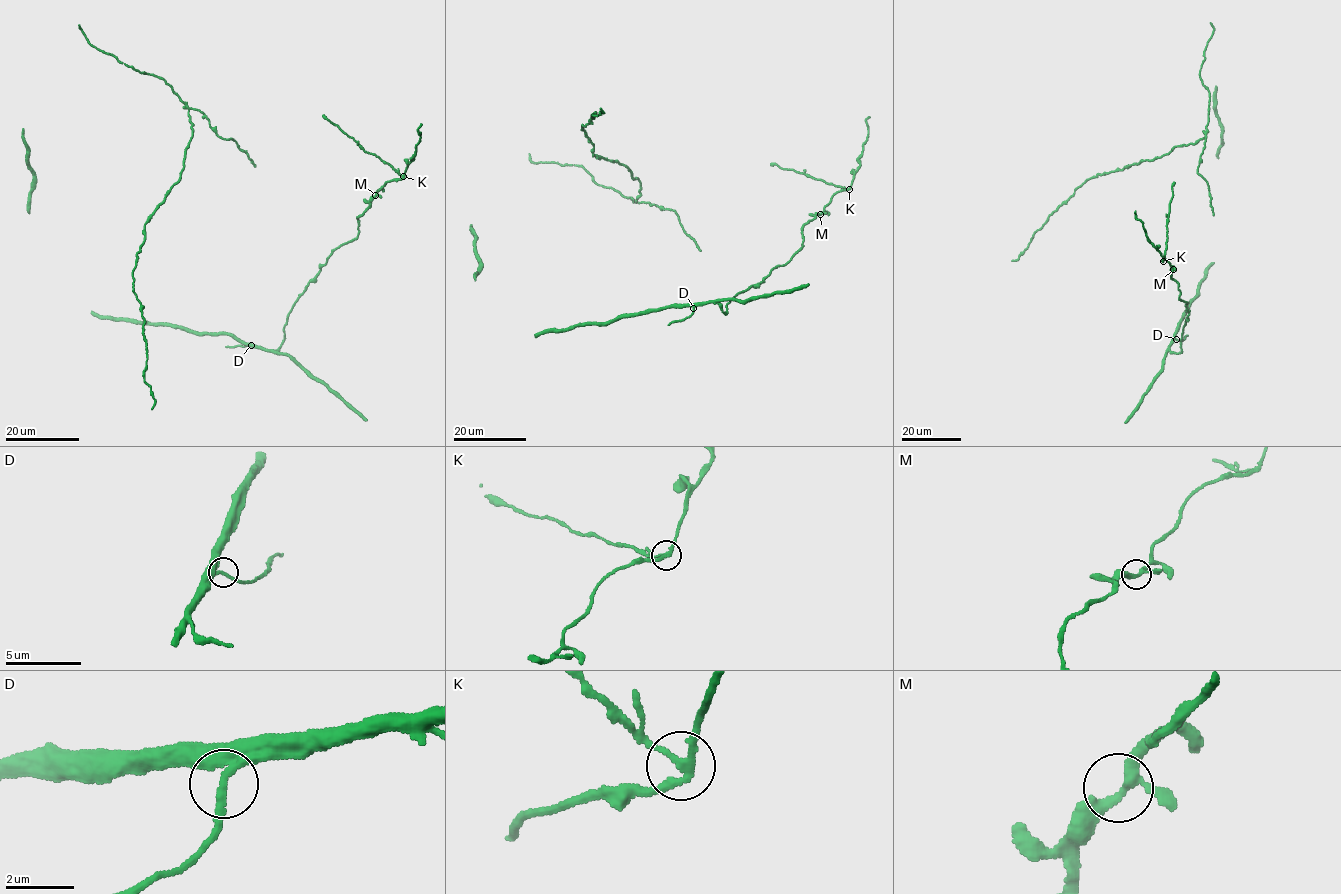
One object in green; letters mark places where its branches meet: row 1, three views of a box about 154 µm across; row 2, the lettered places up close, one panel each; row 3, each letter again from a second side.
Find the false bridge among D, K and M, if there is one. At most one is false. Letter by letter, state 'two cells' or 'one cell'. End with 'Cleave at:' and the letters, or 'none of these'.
D: one cell
K: two cells
M: one cell
Cleave at: K

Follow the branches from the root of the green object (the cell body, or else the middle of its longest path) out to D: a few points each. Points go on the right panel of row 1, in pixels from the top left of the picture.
D: (1173, 269), (1171, 278), (1178, 284), (1179, 299), (1187, 302), (1189, 312), (1181, 352), (1169, 349), (1176, 339)

